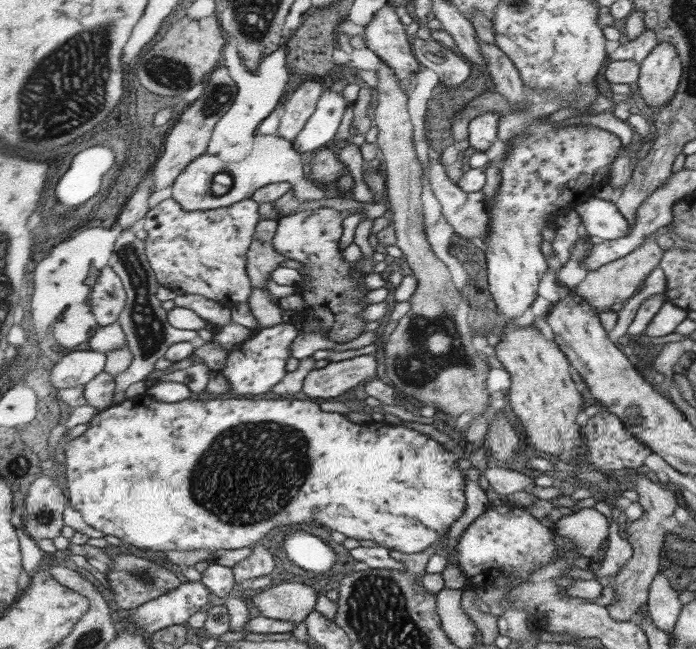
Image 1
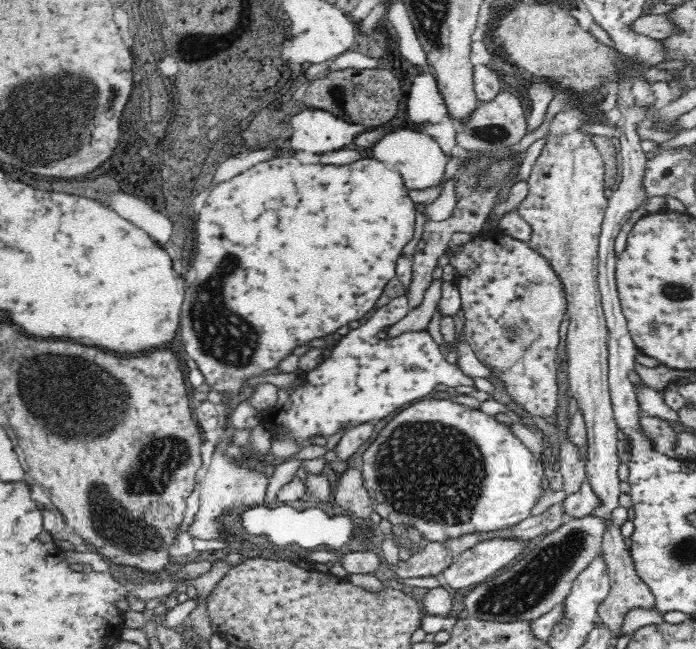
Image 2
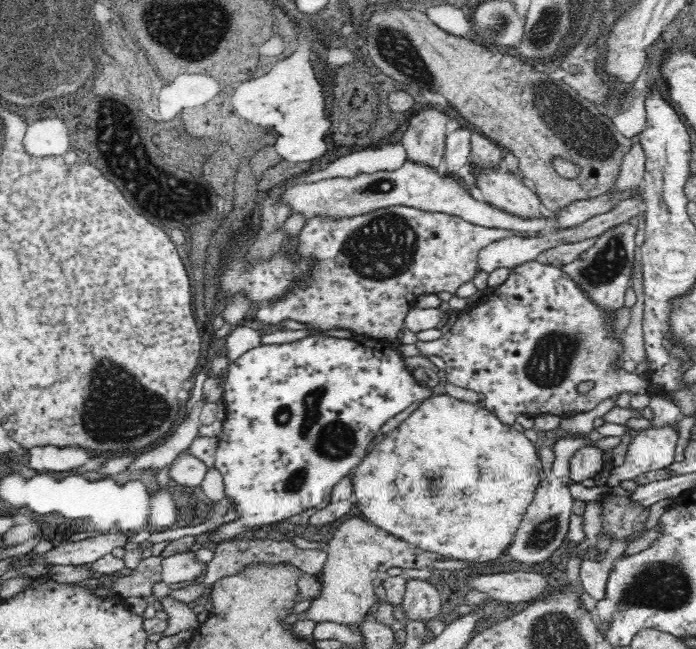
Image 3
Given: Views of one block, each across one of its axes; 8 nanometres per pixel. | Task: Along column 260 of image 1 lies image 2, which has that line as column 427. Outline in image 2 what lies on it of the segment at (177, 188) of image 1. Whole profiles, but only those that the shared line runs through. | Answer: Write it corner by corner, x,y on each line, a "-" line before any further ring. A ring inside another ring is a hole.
400,129
384,135
373,145
371,158
396,170
408,191
440,186
444,182
446,163
449,161
434,137
415,129

